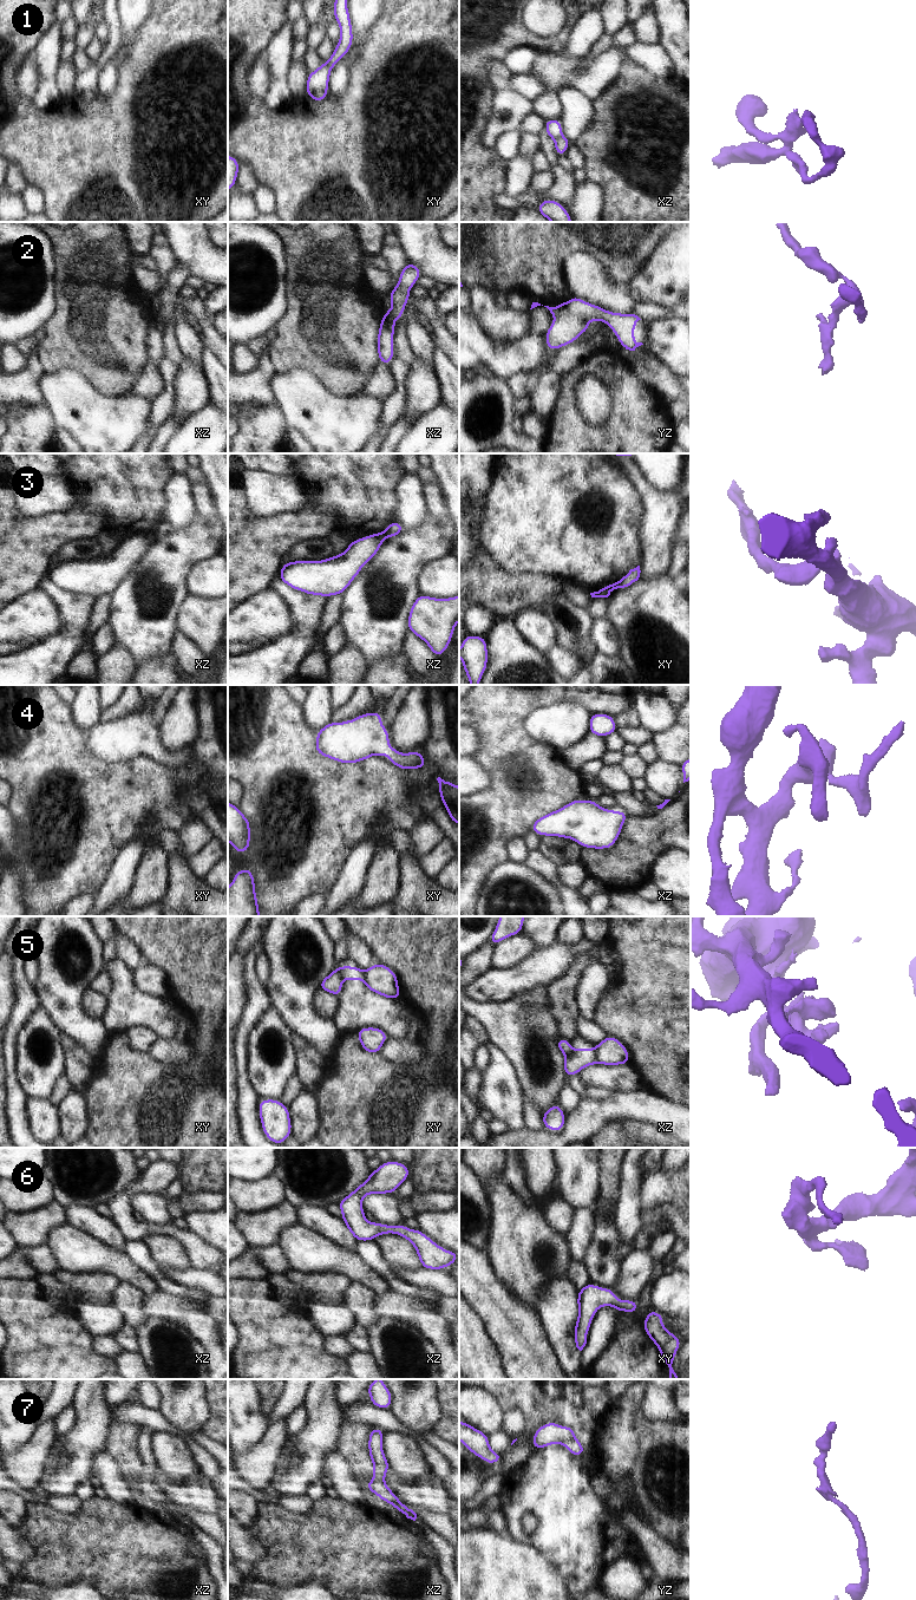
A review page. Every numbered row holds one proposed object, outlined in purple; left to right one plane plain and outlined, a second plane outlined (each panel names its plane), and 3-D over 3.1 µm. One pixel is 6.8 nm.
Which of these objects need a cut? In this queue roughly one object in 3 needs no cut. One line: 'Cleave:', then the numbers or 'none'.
Cleave: 1, 2, 3, 5, 7

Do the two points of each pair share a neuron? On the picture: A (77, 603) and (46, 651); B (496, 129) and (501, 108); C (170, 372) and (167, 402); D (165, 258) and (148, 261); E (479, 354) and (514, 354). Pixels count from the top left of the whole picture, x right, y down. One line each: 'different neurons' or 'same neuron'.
A: same neuron
B: same neuron
C: same neuron
D: different neurons
E: same neuron

